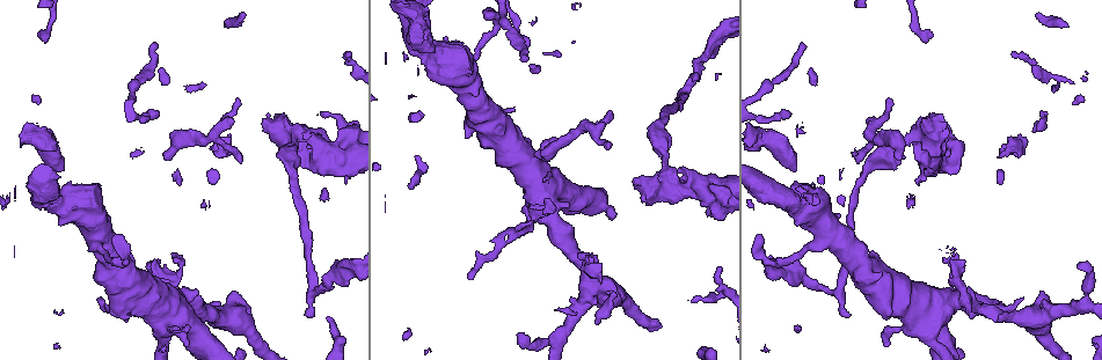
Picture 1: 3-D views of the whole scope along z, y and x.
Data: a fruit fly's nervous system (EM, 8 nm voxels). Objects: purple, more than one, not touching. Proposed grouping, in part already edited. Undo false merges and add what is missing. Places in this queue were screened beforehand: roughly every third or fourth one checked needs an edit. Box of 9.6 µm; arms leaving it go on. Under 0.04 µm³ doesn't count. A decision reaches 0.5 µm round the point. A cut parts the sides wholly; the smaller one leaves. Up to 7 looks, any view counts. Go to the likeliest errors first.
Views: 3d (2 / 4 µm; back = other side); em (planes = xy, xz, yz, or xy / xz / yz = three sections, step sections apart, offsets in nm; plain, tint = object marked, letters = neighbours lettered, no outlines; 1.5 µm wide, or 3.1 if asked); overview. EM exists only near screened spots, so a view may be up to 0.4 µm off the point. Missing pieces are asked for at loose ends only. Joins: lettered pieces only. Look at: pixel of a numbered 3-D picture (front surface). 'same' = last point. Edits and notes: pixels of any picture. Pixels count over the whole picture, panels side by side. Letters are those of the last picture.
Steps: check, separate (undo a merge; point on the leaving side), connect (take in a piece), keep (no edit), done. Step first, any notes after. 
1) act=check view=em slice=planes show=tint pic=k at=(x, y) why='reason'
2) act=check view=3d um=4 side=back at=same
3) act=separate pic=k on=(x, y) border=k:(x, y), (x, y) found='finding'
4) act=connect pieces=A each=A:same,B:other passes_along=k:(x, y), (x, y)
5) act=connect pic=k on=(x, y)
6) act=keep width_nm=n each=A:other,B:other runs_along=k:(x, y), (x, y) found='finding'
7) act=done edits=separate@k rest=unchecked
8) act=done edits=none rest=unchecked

act=check view=em slice=planes show=tint pic=1 at=(974, 303) why='sudden change in width'

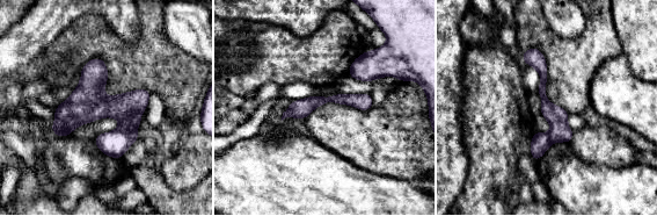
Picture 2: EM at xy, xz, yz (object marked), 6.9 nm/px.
act=check view=em slice=planes show=letters at=same

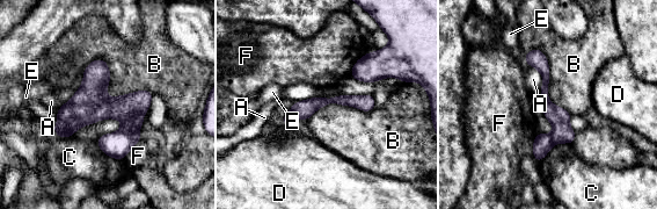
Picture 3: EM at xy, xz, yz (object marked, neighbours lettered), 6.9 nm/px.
act=separate pic=3 on=(130, 107) each=A:other,B:other,C:other,D:other,E:other,F:other part_leaving=3:(148, 94), (57, 129) found='two cells meet here'

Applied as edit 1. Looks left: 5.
act=check view=overview

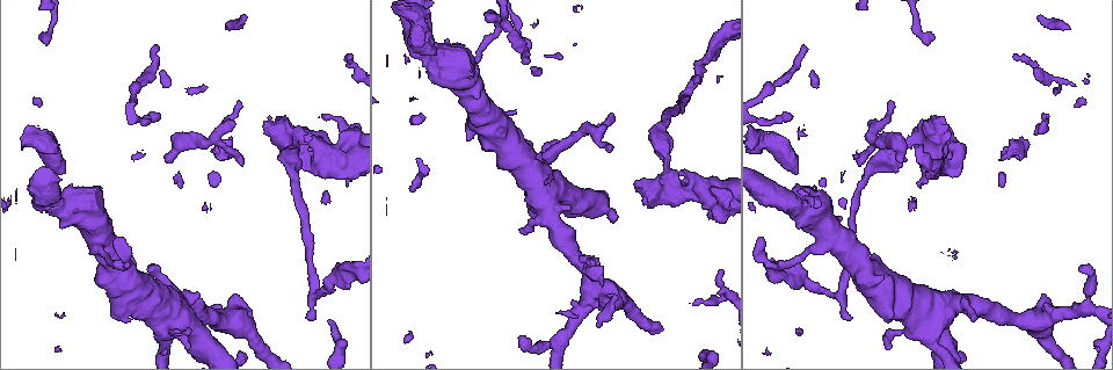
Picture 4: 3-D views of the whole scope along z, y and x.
act=check view=em slice=xy step=8 show=tint pic=4 at=(713, 41) why='abrupt turn'

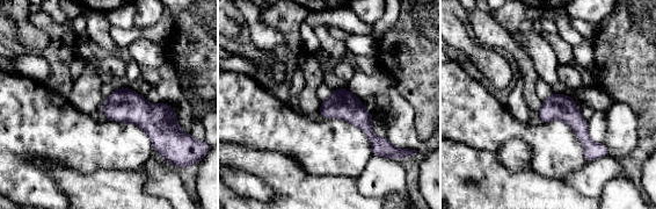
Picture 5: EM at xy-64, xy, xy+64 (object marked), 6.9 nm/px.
act=check view=em slice=planes show=letters at=same

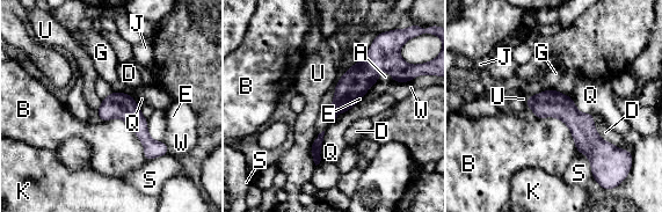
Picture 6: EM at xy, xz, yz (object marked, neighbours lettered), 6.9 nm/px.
act=keep each=A:other,B:other,D:other,E:other,G:other,J:other,K:other,Q:other,S:other,U:other,W:other found='continuous, no second cell'

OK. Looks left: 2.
act=check view=em slice=yz step=4 show=tint pic=4 at=(218, 134) why='abrupt turn'

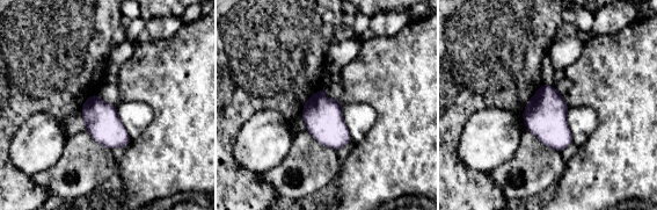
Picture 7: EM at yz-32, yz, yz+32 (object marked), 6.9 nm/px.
act=check view=em slice=planes show=letters at=same why='cut it another way'

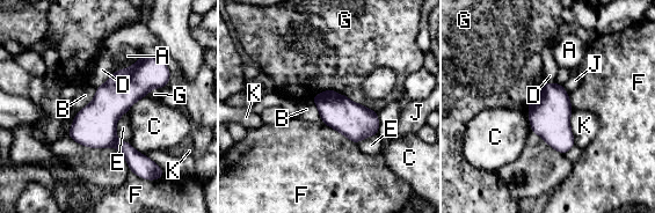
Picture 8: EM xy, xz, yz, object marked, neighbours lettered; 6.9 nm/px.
act=keep each=A:other,B:other,C:other,D:other,E:other,F:other,G:other,J:other,K:other border=8:(126, 111), (117, 120), (116, 133) found='all the same cell'

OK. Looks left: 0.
act=done edits=separate@3 rest=unchecked

